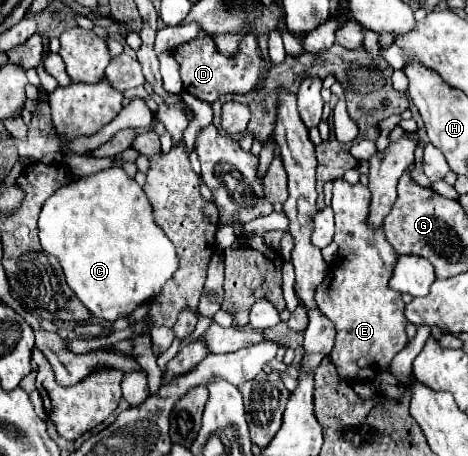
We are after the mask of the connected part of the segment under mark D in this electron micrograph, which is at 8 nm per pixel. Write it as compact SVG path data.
M201 31L193 41L175 47L173 57L181 65L181 79L183 79L185 91L195 95L201 101L207 101L207 103L215 103L221 95L227 95L227 93L245 95L245 93L253 91L259 83L261 67L263 67L263 59L259 55L259 45L257 45L255 35L245 35L237 57L227 59L215 49L211 35Z

